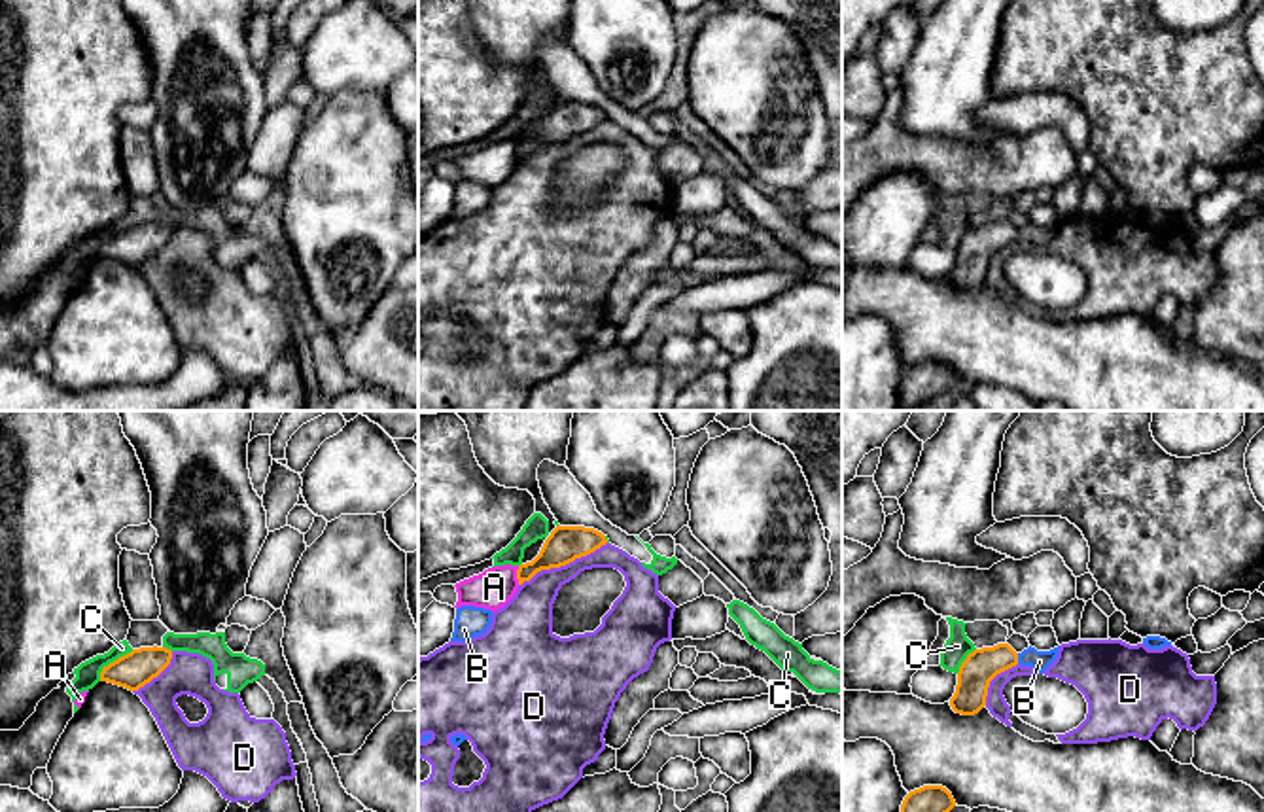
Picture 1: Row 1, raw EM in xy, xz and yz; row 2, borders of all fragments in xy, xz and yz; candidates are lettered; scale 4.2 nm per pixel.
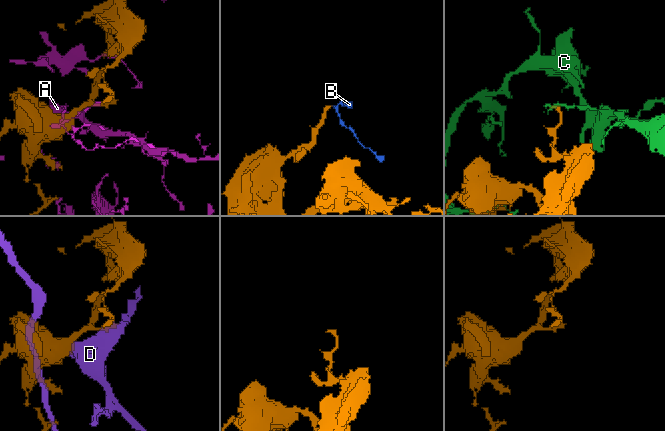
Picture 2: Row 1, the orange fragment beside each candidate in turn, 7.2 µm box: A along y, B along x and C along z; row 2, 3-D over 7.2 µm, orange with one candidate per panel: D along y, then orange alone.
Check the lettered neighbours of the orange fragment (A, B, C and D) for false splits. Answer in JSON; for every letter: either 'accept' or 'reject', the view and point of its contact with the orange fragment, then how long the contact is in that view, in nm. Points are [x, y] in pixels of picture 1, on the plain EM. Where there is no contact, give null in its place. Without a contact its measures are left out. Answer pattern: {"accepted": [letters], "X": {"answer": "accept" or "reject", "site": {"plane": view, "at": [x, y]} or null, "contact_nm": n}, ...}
{"accepted": ["B"], "A": {"answer": "reject", "site": {"plane": "xz", "at": [517, 152]}, "contact_nm": 80}, "B": {"answer": "accept", "site": {"plane": "yz", "at": [1017, 235]}, "contact_nm": 50}, "C": {"answer": "reject", "site": {"plane": "xy", "at": [114, 237]}, "contact_nm": 200}, "D": {"answer": "reject", "site": {"plane": "xz", "at": [562, 141]}, "contact_nm": 420}}

